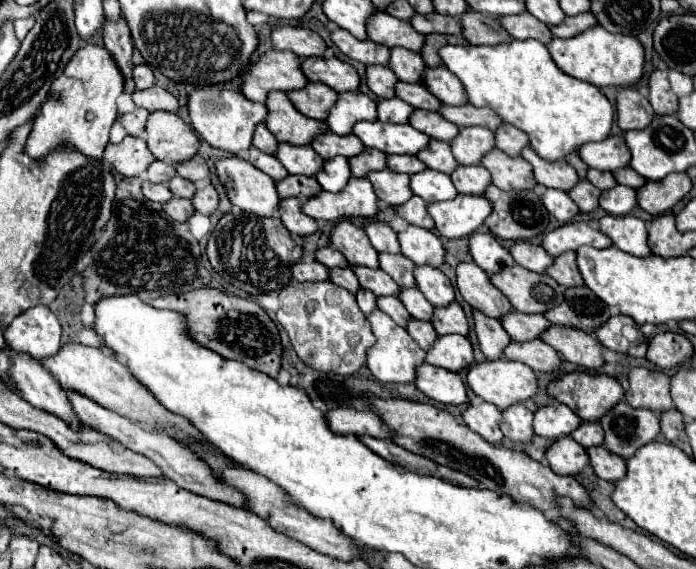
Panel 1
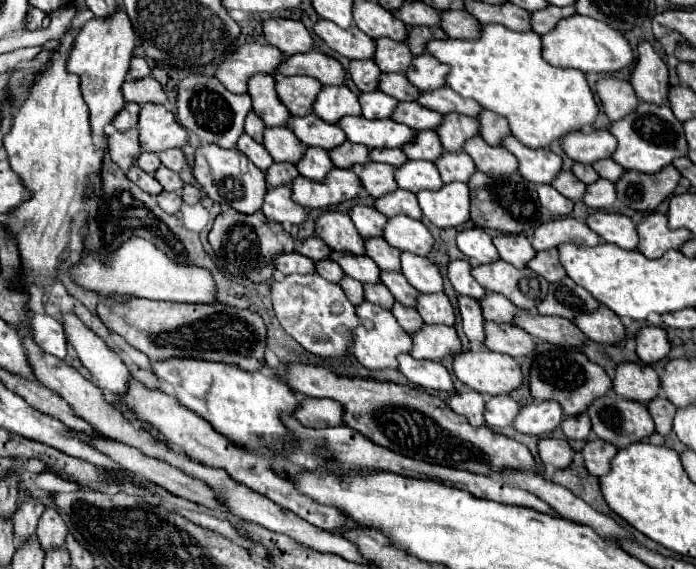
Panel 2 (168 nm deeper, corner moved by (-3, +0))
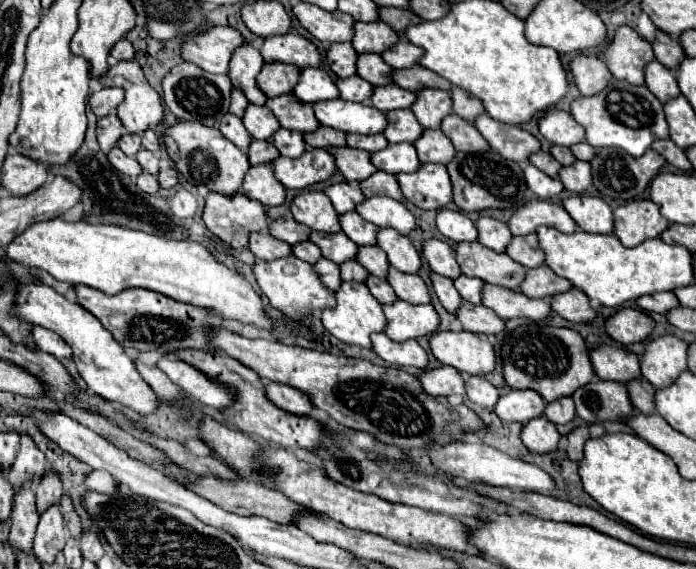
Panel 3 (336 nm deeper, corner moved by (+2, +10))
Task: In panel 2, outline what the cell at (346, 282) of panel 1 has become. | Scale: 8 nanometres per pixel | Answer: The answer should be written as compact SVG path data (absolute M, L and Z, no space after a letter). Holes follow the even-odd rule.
M321 260L321 262L317 262L315 270L317 270L317 274L321 274L329 282L339 282L345 276L345 272L341 270L341 266L337 262L333 262L333 260Z

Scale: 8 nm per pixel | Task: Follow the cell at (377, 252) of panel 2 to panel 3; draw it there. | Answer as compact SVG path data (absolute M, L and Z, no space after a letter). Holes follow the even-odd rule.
M356 212L340 214L340 228L358 246L376 244L376 230L378 228L374 224L370 224L370 222L364 222L364 218L360 218Z

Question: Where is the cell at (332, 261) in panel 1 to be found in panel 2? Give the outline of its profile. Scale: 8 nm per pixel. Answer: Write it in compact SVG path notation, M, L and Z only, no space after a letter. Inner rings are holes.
M313 236L313 238L303 240L303 244L301 244L299 252L301 252L303 256L311 258L313 262L317 262L317 260L327 260L327 258L331 256L331 252L333 252L333 250L331 250L331 248L329 248L321 238Z

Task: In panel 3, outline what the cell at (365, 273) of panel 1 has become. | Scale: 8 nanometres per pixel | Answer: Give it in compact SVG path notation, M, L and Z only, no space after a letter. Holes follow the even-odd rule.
M316 230L310 232L308 236L320 250L322 256L332 260L332 262L346 262L346 260L354 260L358 246L344 234L344 232L336 232L336 234L320 234Z

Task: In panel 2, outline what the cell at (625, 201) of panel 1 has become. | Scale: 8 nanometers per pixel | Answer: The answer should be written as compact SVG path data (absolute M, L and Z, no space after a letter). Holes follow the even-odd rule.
M599 178L595 184L587 186L587 192L583 196L583 204L595 210L611 210L617 202L617 188L613 182Z

